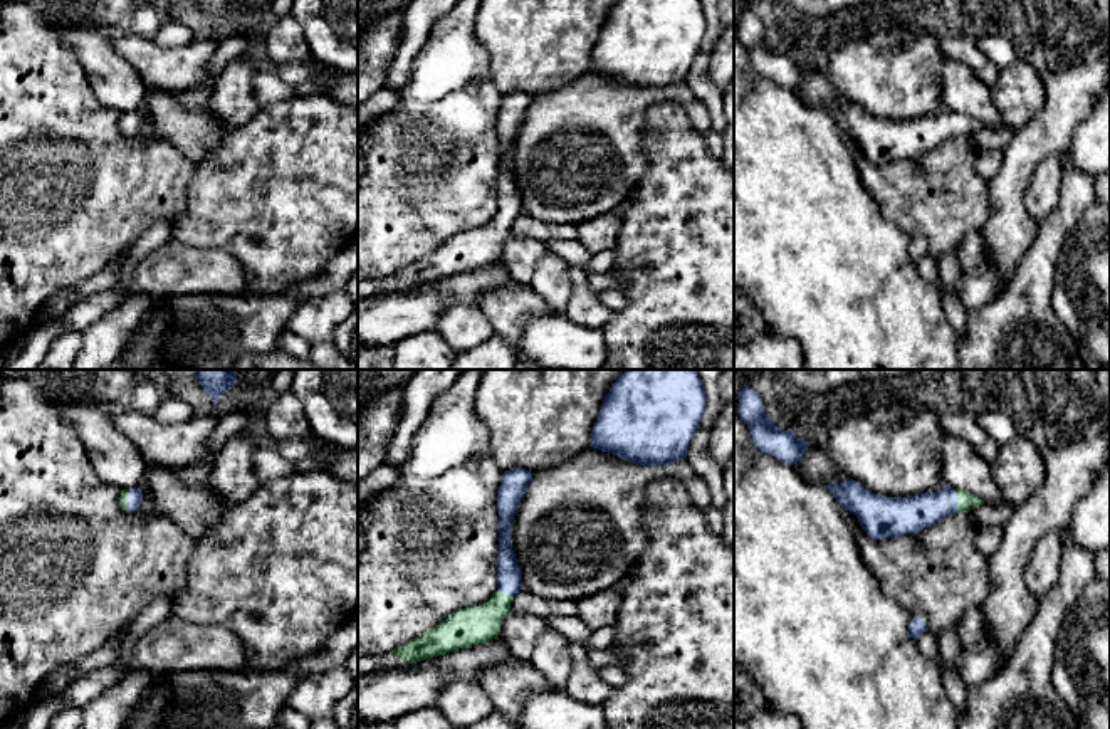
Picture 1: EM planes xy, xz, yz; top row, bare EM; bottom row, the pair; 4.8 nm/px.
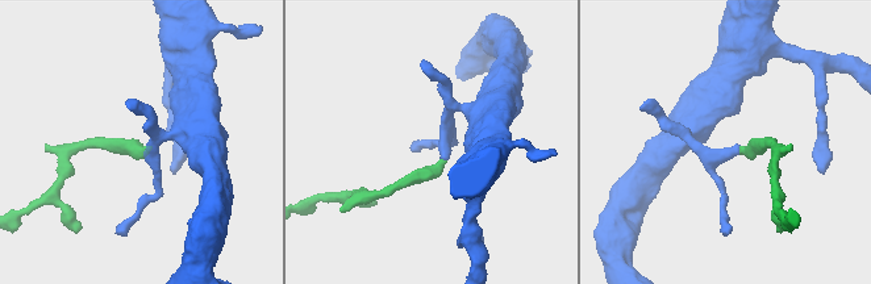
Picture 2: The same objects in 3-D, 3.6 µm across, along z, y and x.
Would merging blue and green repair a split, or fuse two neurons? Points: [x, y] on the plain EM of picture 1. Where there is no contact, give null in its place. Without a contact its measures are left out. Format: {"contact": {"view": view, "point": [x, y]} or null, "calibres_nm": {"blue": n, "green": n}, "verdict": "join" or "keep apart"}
{"contact": {"view": "yz", "point": [956, 125]}, "calibres_nm": {"blue": 180, "green": 90}, "verdict": "join"}

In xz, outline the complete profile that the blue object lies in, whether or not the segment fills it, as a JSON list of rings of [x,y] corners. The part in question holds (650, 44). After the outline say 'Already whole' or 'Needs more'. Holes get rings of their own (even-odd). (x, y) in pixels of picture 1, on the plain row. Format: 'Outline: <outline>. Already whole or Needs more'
Outline: [[[621,0],[605,18],[589,71],[636,89],[685,84],[704,35],[700,0]]]. Already whole

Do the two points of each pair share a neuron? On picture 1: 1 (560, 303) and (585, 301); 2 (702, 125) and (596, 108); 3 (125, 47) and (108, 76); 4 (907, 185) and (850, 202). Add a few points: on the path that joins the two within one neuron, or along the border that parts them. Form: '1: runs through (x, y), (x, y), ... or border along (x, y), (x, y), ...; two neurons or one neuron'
1: border along (570, 266), (571, 298), (565, 313); two neurons
2: runs through (682, 96), (662, 94), (625, 106); one neuron
3: border along (109, 39), (111, 46), (145, 84); two neurons
4: border along (855, 158), (863, 187), (895, 225); two neurons

